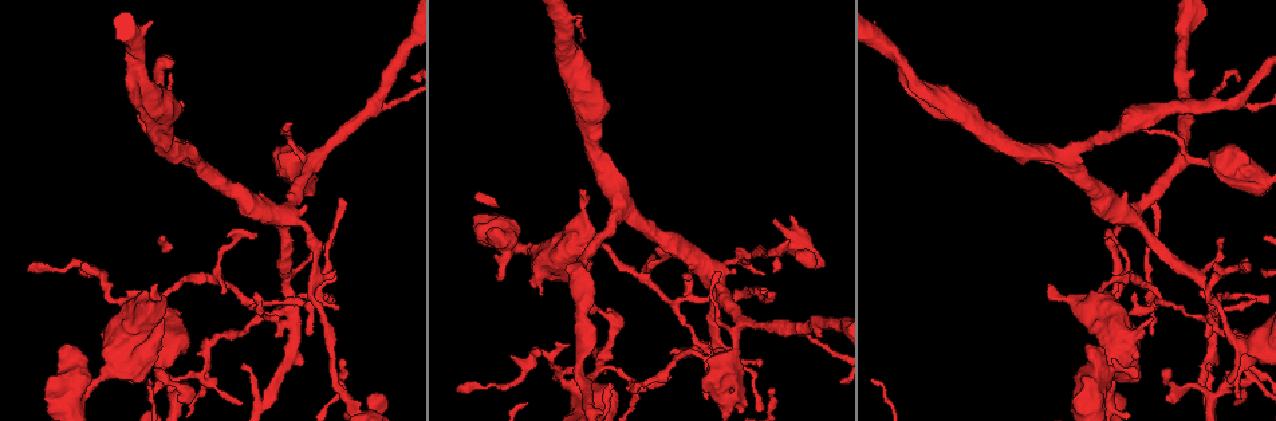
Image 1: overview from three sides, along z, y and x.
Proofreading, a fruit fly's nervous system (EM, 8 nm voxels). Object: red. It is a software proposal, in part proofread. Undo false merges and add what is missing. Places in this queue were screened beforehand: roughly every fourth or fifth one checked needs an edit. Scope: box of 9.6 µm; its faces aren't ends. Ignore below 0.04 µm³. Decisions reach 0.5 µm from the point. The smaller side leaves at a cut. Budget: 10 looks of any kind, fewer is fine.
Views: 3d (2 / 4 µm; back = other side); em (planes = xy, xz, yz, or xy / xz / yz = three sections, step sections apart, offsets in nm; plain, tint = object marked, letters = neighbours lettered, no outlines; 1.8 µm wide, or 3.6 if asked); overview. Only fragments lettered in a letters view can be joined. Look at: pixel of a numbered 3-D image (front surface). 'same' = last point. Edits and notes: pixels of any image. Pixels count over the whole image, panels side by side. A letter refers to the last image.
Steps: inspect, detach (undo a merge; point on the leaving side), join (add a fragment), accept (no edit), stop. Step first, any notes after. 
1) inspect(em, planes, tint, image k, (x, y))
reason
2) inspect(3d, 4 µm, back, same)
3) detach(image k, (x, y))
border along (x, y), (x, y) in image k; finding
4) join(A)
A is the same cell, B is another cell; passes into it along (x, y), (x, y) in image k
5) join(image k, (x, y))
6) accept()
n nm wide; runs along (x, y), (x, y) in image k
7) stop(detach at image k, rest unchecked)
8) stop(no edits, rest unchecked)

inspect(em, 3.6 µm, xy, step 8, letters, image 1, (921, 92))
sudden change in width

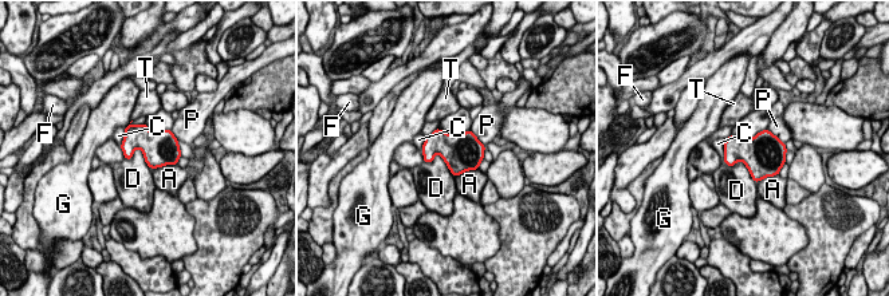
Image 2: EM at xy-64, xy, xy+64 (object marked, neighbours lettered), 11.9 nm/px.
accept()
D touches over 420 nm; A, C, D, F, G, P and T are other cells; border along (424, 161), (439, 154), (453, 177) in image 2; one neuron here

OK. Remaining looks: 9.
inspect(em, 3.6 µm, planes, letters, image 1, (121, 358))
sudden change in width

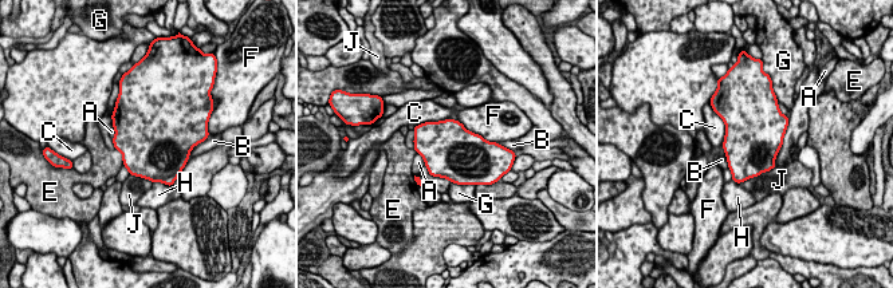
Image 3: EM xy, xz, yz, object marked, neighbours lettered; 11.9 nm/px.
accept()
A, B, C, E, F, G, H and J are other cells; border along (724, 156), (728, 168) in image 3; one neuron here

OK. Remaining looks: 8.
inspect(3d, 2 µm, back, image 1, (246, 303))
abrupt turn

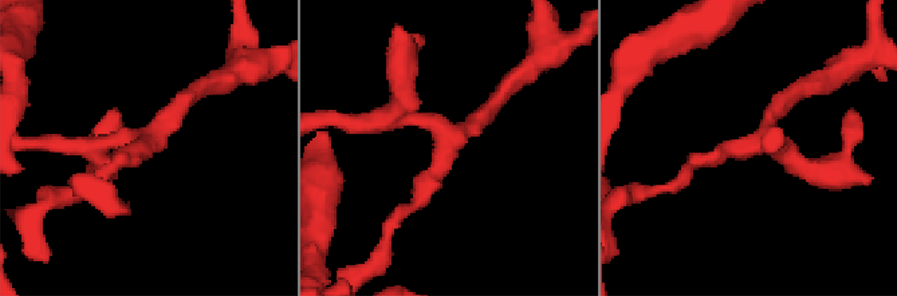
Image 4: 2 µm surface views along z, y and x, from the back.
inspect(em, xz, step 8, tint, image 4, (750, 145))
shape alone is not enough

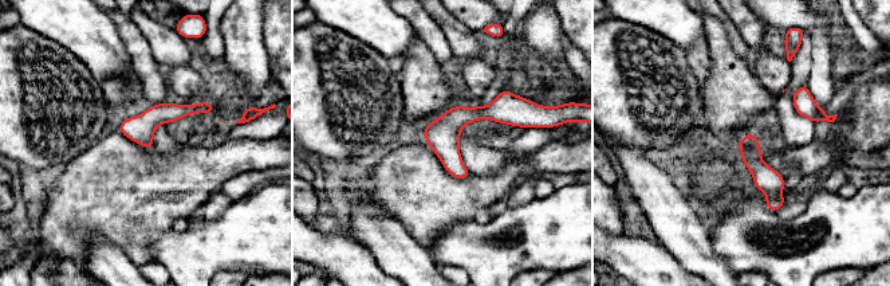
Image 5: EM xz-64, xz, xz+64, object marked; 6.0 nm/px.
inspect(em, planes, letters, same)

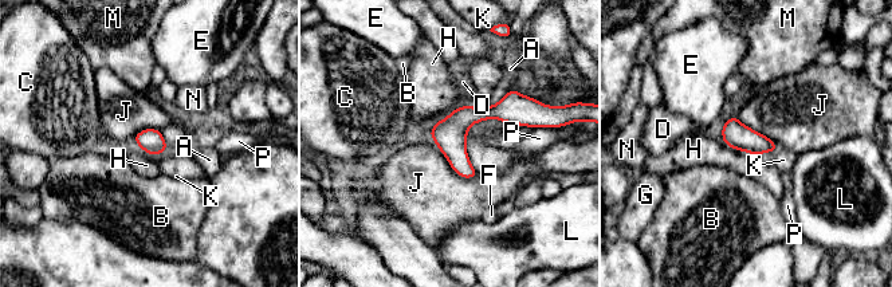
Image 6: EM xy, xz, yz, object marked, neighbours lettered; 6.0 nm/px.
accept()
A, B, C, D, E, F, G, H, J, K, L, M, N and P are other cells; border along (437, 145), (456, 173), (479, 175) in image 6; continuous, no second neuron

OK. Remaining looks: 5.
inspect(em, planes, letters, image 1, (272, 152))
thick end

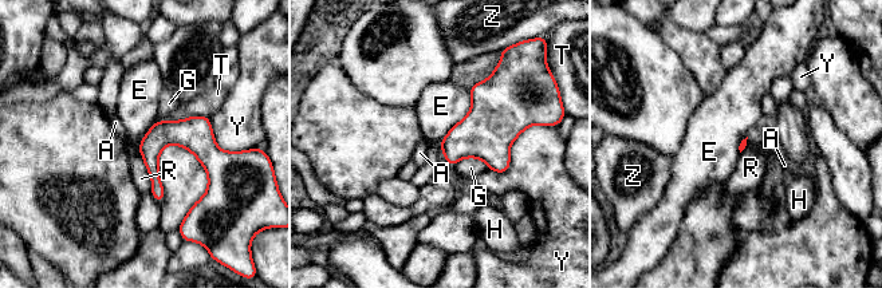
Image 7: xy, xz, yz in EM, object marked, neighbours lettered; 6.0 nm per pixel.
accept()
A, E, G, H, R, T, Y and Z are other cells; border along (469, 90), (471, 109), (438, 144) in image 7; no lettered fragment goes on from it

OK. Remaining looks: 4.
stop(no edits, rest unchecked)

